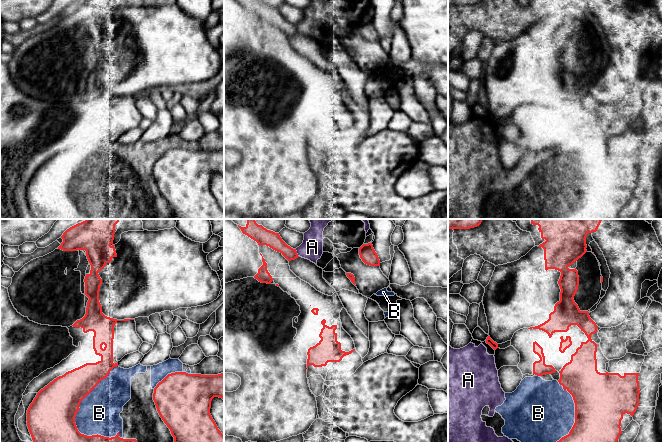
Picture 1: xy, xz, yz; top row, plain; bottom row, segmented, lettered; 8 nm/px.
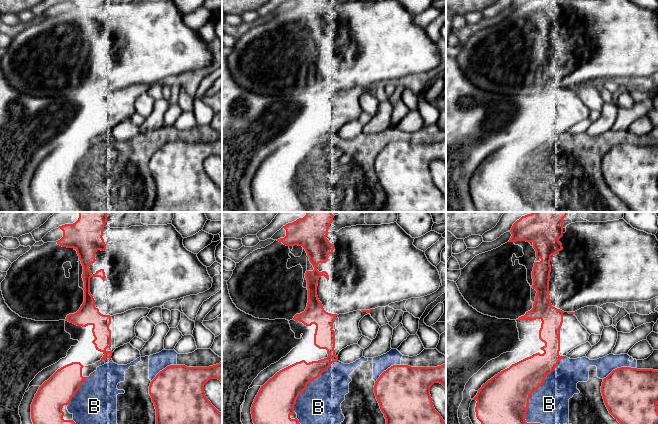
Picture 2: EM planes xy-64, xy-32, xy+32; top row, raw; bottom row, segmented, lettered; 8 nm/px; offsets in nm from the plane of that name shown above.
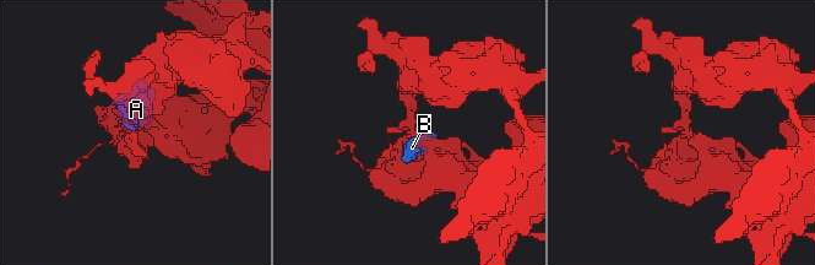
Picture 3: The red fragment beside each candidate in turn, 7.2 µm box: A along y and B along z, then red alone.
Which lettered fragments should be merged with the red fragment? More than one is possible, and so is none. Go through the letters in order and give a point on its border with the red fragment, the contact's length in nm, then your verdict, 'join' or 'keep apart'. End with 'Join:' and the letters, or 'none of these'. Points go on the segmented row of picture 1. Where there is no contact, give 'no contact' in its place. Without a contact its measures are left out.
A: xz (296, 253) | 70 nm | keep apart
B: xy (83, 398) | 650 nm | keep apart
Join: none of these

